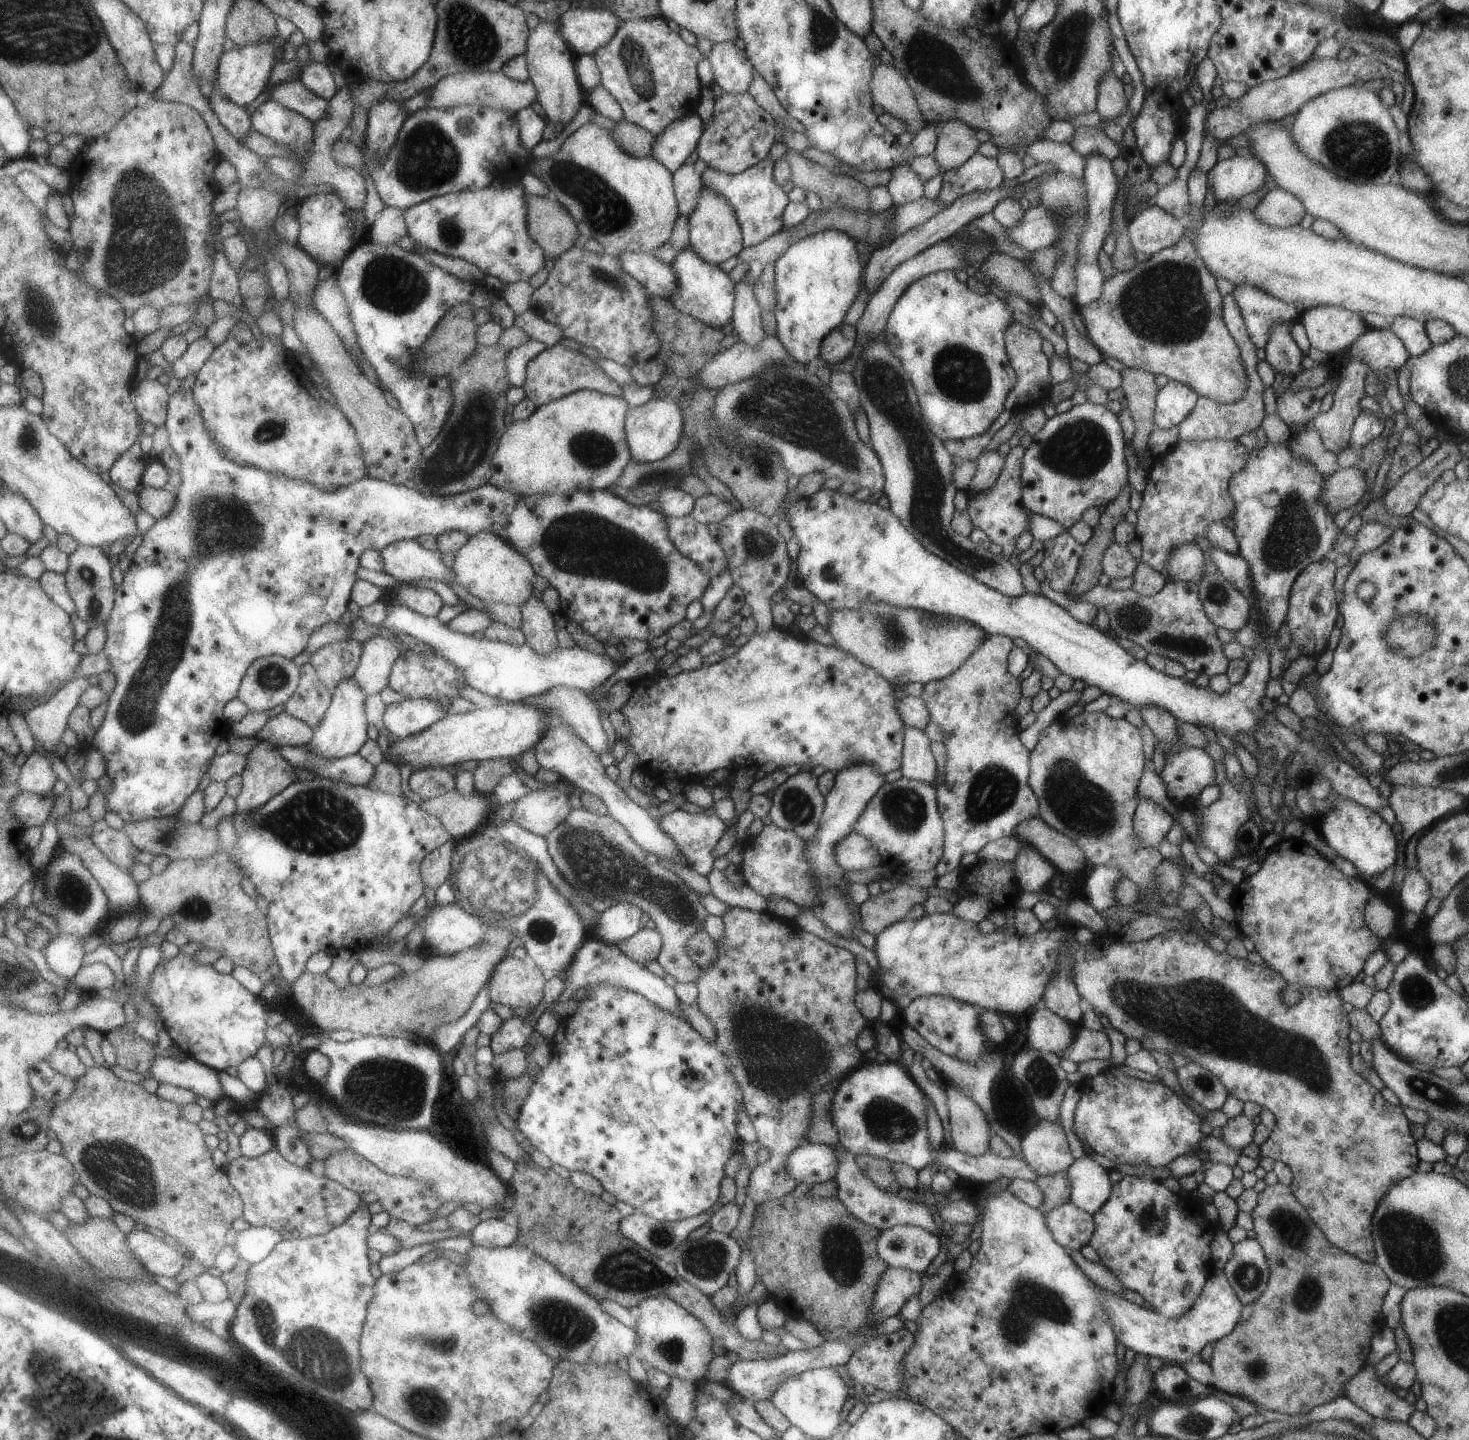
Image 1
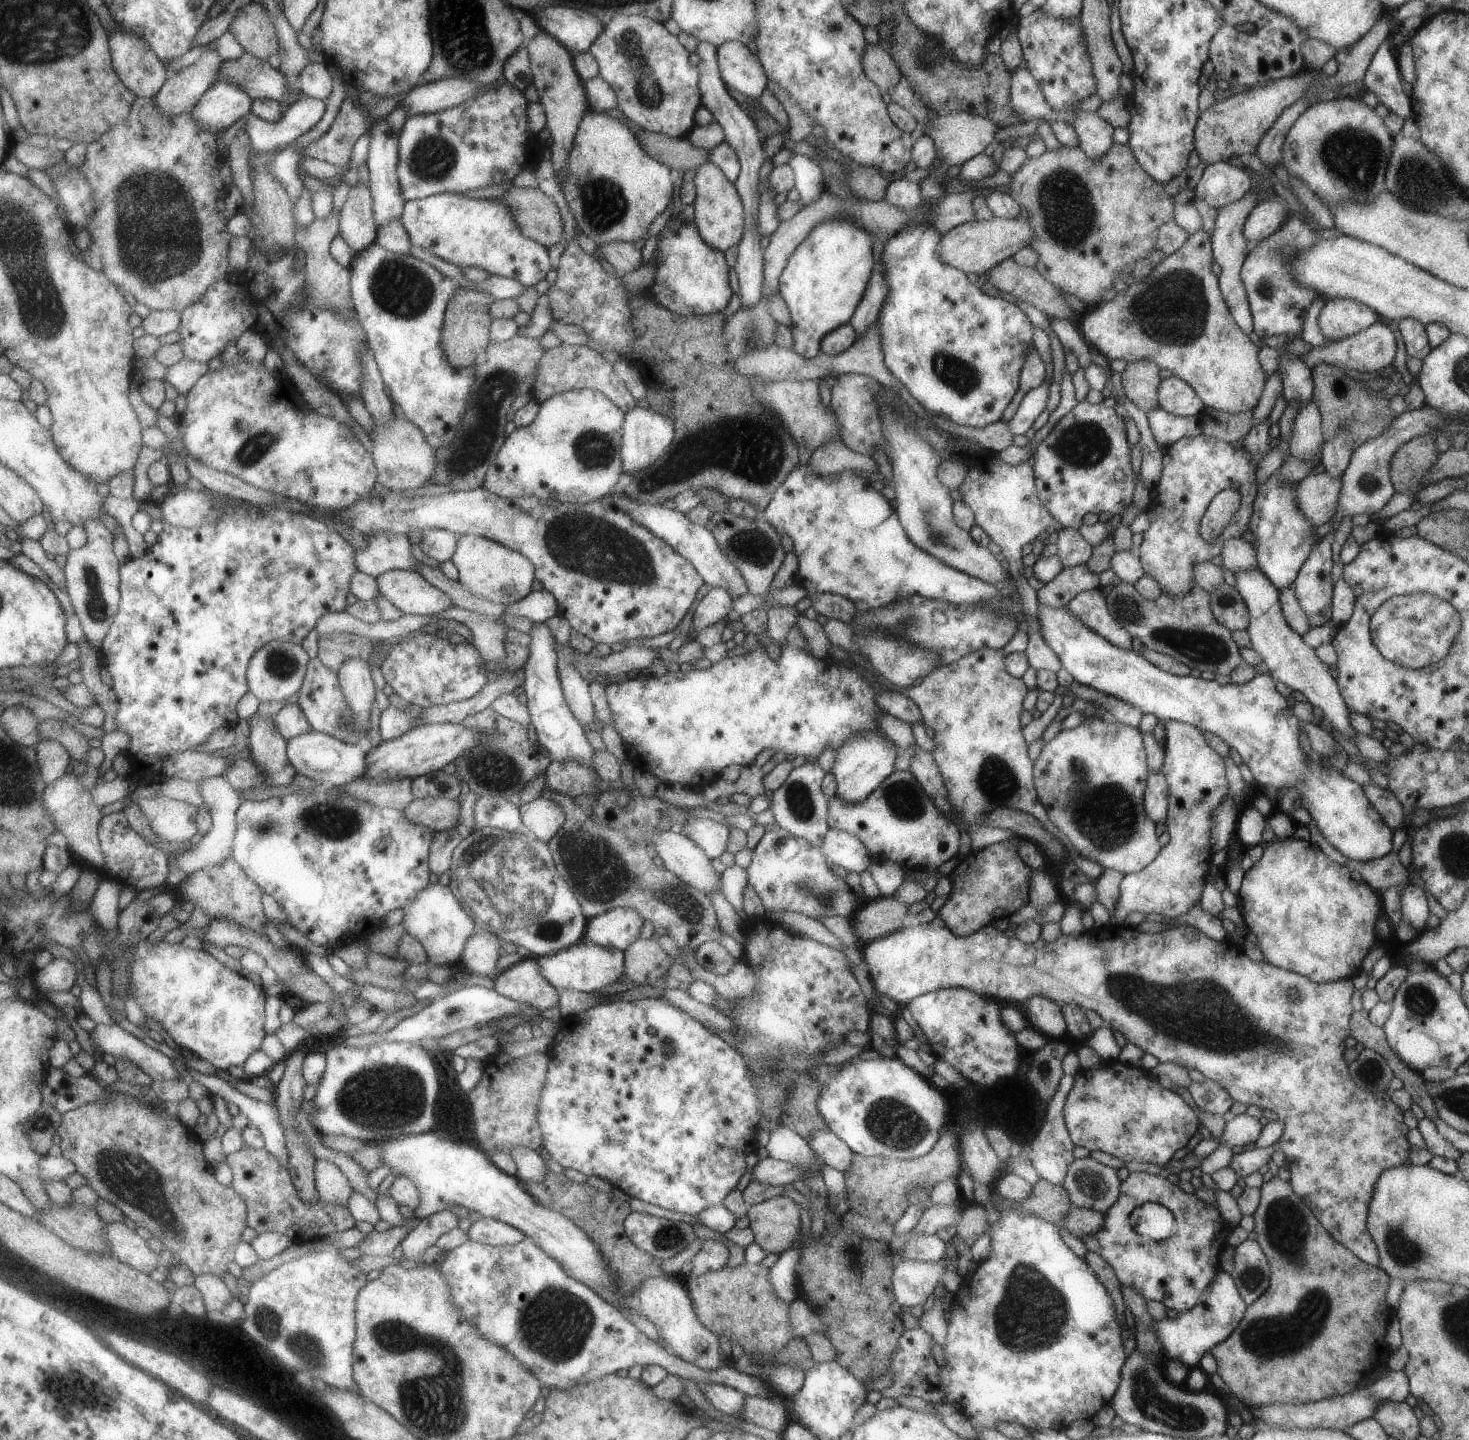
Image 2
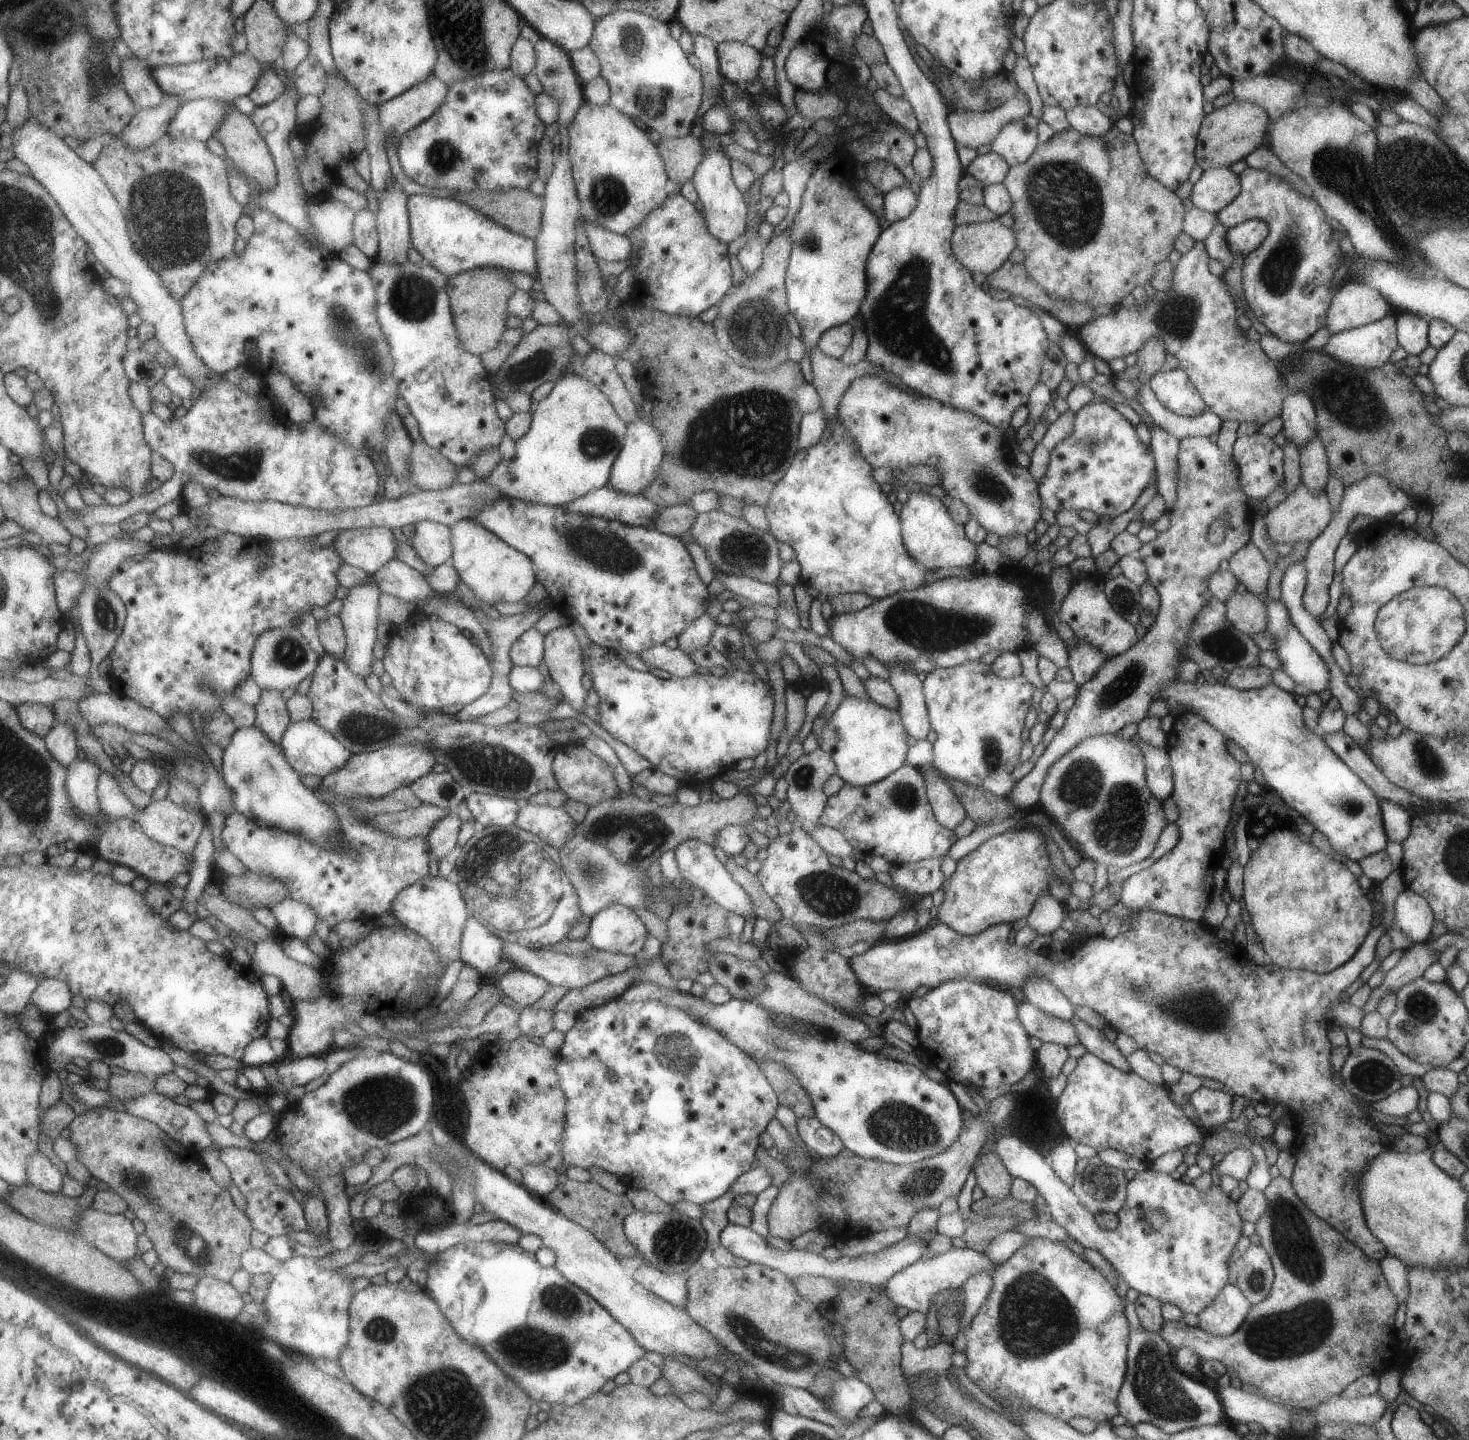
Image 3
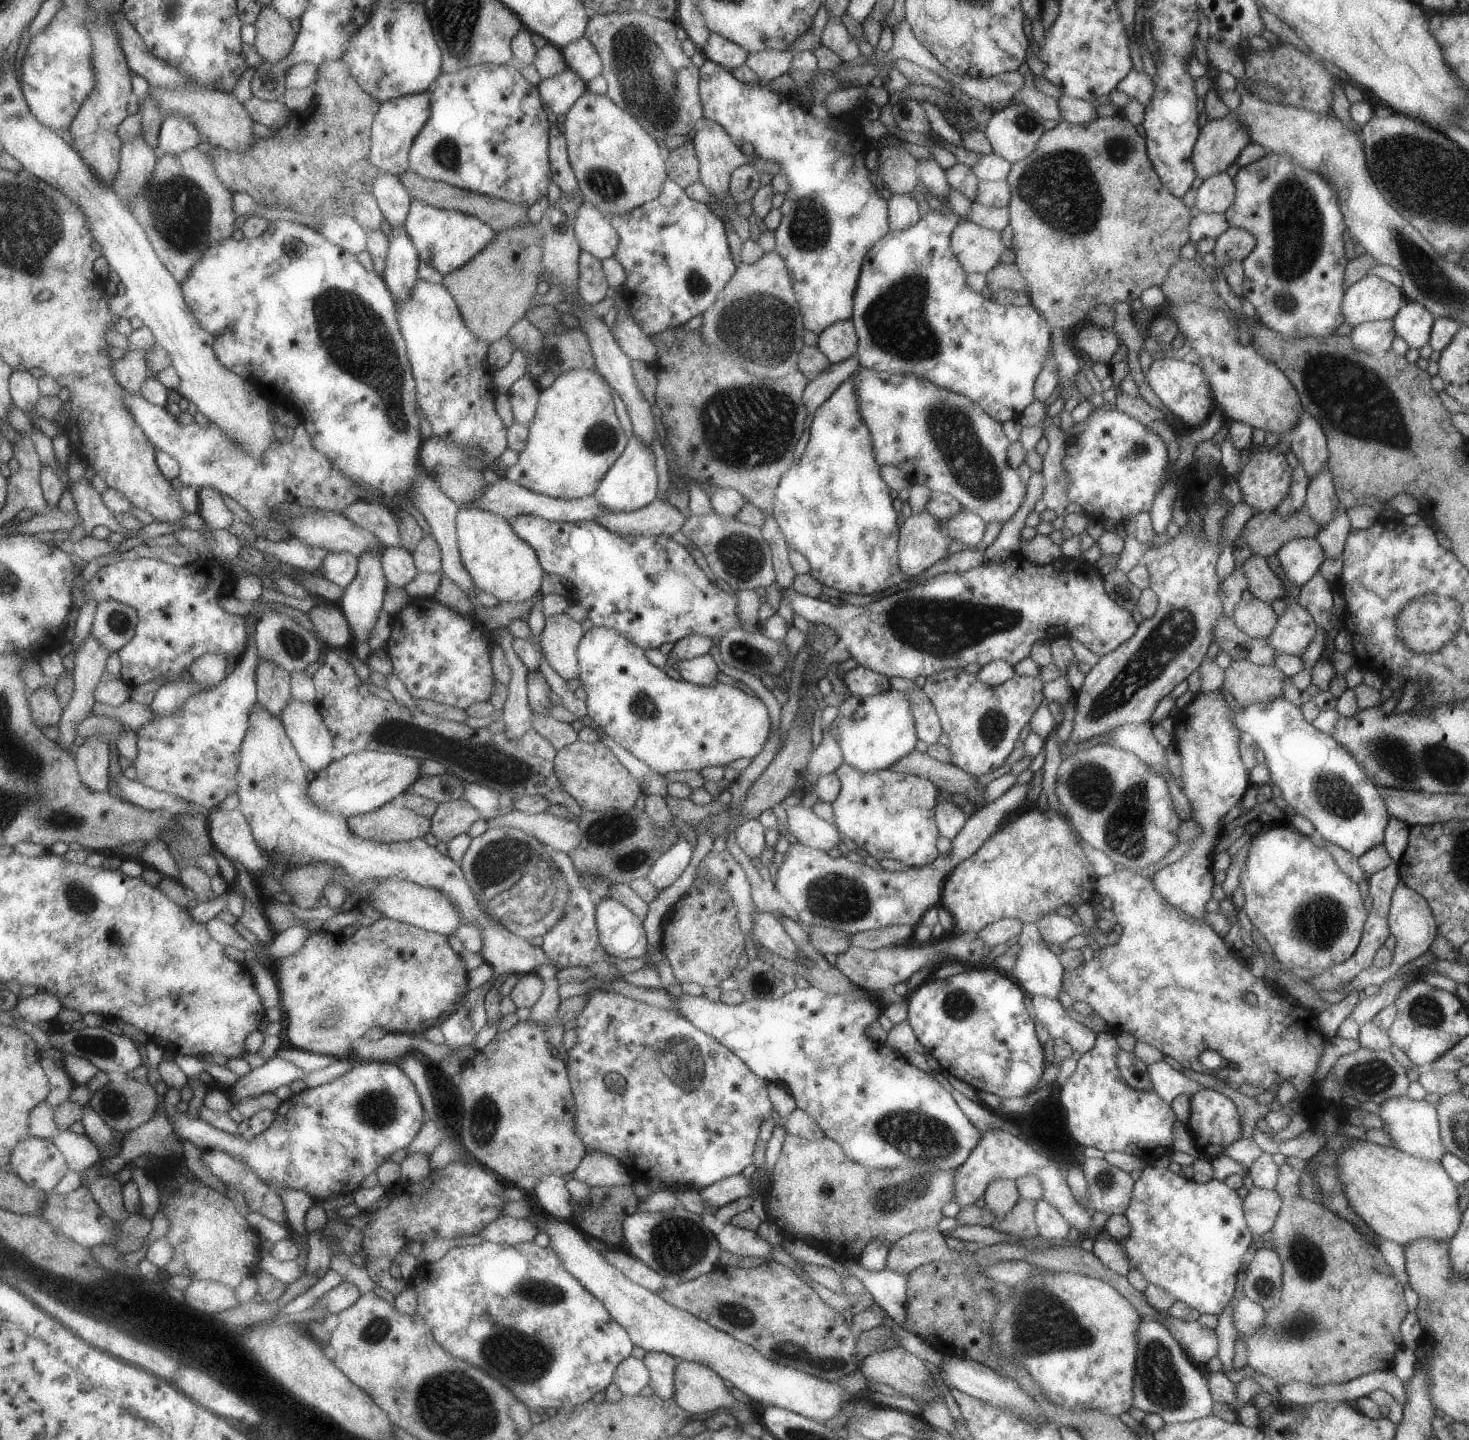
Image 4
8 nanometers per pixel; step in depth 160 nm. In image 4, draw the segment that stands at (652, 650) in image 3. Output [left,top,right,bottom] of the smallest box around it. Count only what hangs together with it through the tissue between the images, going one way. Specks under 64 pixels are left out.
[674,653,718,686]

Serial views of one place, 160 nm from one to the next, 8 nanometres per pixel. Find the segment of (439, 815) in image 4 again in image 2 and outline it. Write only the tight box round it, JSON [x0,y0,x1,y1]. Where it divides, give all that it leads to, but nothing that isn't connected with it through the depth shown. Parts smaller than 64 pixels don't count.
[431,826,463,876]

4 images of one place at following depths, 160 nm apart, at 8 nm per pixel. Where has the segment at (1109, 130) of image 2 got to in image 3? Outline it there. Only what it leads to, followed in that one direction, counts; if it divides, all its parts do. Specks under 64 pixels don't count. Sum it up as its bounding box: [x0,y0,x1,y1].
[1066,105,1114,136]

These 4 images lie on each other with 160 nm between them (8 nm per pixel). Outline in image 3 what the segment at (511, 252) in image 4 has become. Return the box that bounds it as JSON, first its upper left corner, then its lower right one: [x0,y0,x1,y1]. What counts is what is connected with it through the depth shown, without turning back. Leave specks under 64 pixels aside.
[447,267,518,355]

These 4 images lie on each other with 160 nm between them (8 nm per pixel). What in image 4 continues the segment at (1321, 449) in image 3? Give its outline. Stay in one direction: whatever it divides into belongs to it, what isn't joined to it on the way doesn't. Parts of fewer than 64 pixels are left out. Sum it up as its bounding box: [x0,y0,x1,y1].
[1305,466,1339,528]

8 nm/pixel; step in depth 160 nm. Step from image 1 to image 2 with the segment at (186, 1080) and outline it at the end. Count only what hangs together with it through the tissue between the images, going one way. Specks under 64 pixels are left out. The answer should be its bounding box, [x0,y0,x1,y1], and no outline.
[90,1023,178,1081]

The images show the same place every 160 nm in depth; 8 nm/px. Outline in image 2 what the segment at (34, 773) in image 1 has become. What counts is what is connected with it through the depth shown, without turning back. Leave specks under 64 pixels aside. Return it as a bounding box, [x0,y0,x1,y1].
[38,739,74,784]

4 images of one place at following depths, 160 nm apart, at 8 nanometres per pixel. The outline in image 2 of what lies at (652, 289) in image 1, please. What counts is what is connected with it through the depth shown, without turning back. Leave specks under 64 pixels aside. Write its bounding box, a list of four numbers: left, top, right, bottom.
[597,242,642,274]

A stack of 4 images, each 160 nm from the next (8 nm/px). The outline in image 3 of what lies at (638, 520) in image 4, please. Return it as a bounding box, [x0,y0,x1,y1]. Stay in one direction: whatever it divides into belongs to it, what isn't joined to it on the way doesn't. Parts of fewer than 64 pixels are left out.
[653,505,697,537]

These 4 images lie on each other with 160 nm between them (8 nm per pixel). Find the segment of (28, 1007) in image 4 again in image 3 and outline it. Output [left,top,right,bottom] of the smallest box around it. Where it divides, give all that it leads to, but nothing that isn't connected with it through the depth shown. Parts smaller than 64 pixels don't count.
[33,979,73,1015]

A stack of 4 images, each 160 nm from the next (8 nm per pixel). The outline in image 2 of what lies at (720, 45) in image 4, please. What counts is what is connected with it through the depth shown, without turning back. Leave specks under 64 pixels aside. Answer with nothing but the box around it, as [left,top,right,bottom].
[717,41,769,100]

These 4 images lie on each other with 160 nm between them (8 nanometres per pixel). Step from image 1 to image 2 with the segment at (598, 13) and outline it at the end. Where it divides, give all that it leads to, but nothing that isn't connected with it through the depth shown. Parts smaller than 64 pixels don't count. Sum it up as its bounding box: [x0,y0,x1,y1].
[531,5,603,54]

